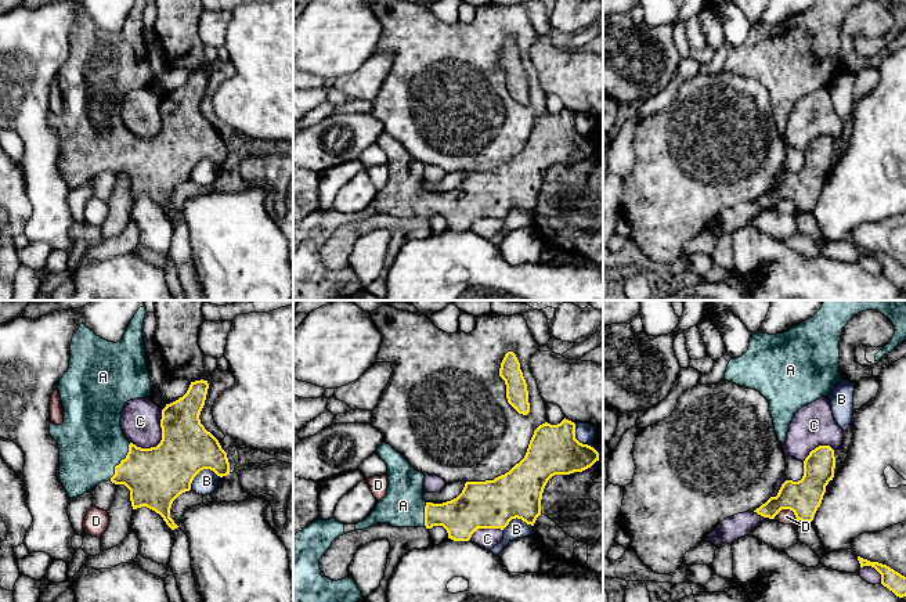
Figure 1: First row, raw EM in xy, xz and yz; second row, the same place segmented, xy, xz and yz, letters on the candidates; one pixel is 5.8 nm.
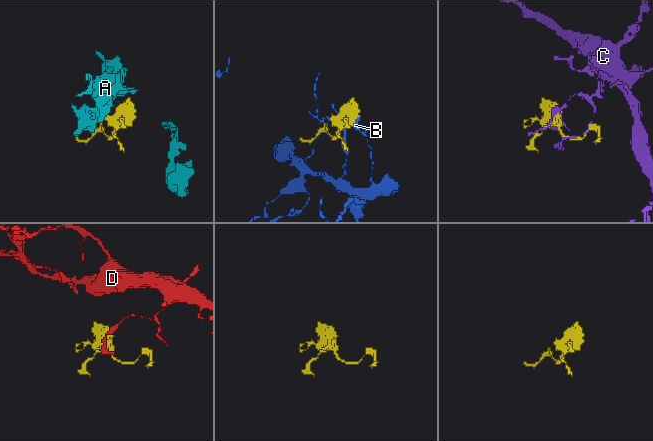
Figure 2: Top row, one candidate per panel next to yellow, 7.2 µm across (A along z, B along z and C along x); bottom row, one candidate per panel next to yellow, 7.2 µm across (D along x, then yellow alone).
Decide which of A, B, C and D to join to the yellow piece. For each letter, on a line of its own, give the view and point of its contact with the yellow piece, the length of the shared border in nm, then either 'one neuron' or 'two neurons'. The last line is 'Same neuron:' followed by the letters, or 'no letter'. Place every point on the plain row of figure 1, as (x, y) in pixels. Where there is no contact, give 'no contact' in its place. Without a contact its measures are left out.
A: xy (121, 151) | 240 nm | one neuron
B: xy (201, 159) | 200 nm | two neurons
C: xy (161, 130) | 280 nm | two neurons
D: yz (787, 198) | 140 nm | two neurons
Same neuron: A

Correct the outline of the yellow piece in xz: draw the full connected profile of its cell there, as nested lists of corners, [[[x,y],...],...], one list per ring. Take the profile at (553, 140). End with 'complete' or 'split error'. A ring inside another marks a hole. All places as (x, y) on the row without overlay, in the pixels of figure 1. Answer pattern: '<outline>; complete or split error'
[[[575,113],[539,115],[524,148],[509,162],[486,172],[466,172],[462,183],[447,192],[423,190],[425,165],[383,131],[378,145],[387,155],[387,184],[368,208],[355,213],[364,220],[378,213],[394,217],[443,216],[448,228],[469,231],[477,219],[503,220],[512,209],[534,216],[541,205],[541,190],[555,165],[582,162],[599,151],[599,143],[575,129]]]; split error

